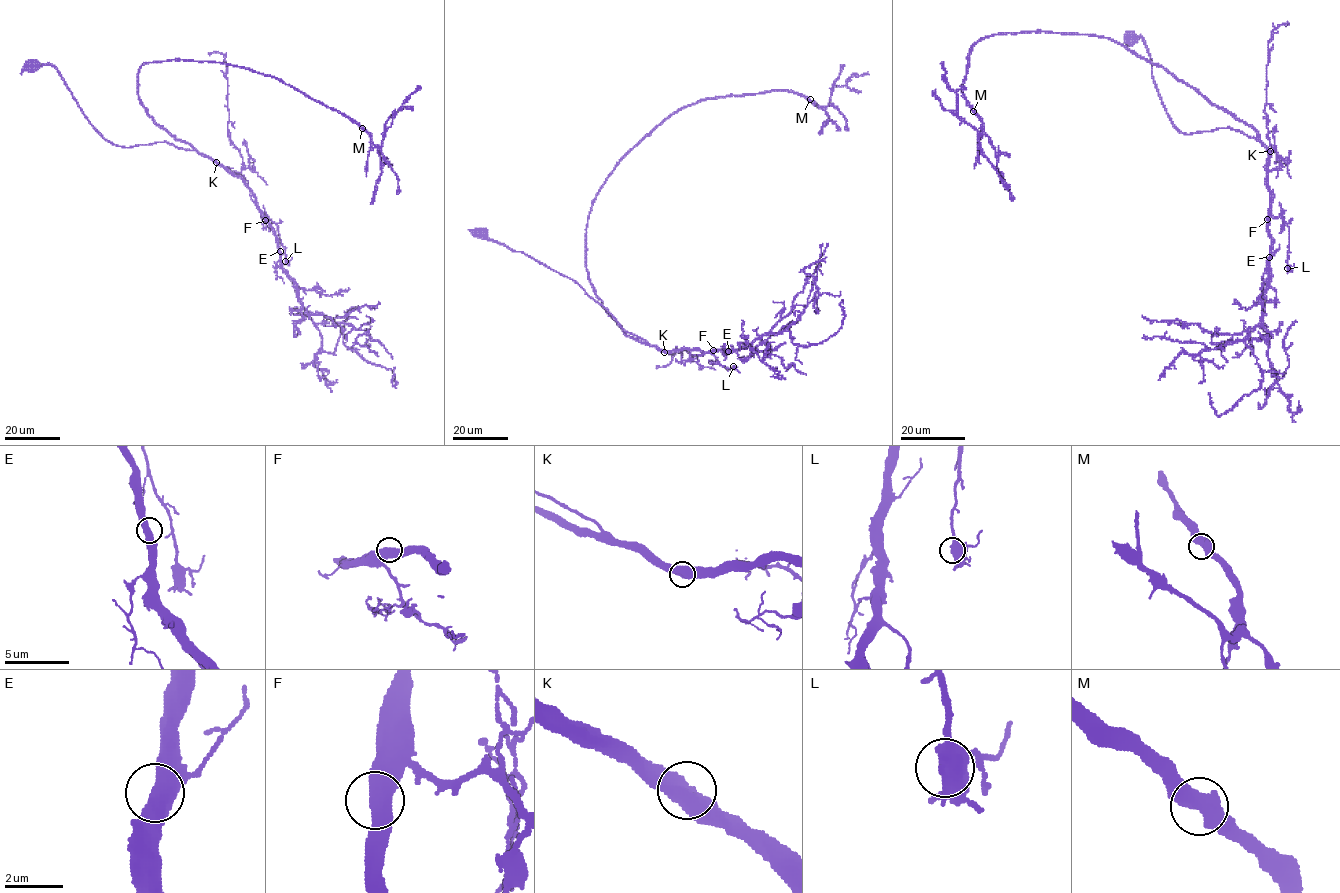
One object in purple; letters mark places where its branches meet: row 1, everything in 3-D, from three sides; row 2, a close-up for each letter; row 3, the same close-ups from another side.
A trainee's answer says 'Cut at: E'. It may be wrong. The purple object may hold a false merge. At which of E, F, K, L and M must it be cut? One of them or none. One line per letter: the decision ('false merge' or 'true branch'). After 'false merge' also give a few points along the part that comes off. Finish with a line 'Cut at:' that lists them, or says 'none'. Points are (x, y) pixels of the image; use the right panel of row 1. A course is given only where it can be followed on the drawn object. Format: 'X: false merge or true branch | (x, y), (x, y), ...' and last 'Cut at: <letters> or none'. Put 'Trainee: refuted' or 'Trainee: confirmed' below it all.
E: true branch
F: true branch
K: true branch
L: true branch
M: true branch
Cut at: none
Trainee: refuted

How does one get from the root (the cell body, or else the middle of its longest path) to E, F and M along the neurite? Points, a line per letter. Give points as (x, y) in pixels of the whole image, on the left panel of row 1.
E: (31, 63), (53, 66), (90, 124), (113, 144), (167, 142), (197, 150), (237, 175), (280, 251)
F: (31, 63), (57, 70), (105, 139), (125, 147), (167, 142), (197, 150), (243, 181), (265, 220)
M: (31, 63), (53, 66), (120, 146), (198, 152), (138, 95), (140, 67), (171, 60), (274, 76), (362, 128)

